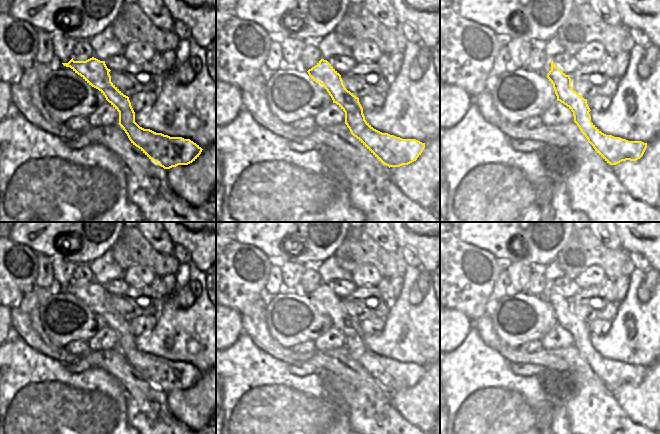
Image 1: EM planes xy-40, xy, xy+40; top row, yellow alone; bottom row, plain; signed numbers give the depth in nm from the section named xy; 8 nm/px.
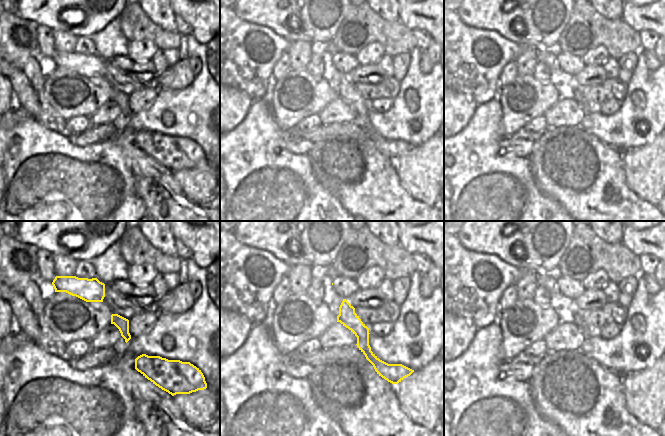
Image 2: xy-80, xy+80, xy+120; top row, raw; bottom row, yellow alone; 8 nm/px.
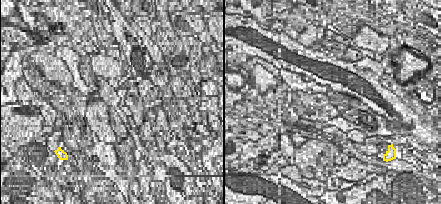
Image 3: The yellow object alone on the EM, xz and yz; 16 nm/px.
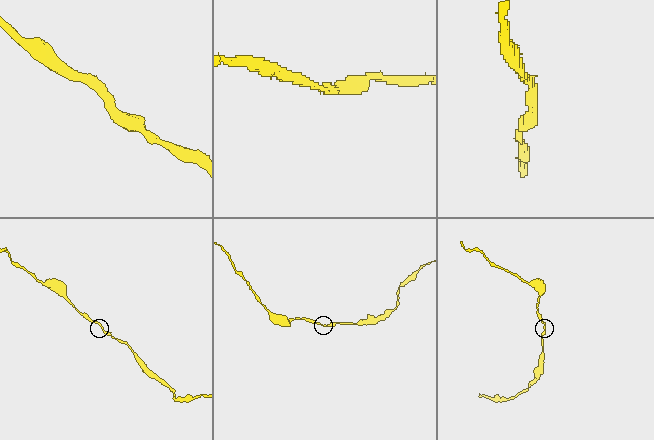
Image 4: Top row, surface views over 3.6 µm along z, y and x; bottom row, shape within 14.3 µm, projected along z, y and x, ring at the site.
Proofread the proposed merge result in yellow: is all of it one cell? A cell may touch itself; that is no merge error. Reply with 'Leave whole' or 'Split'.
Leave whole.

